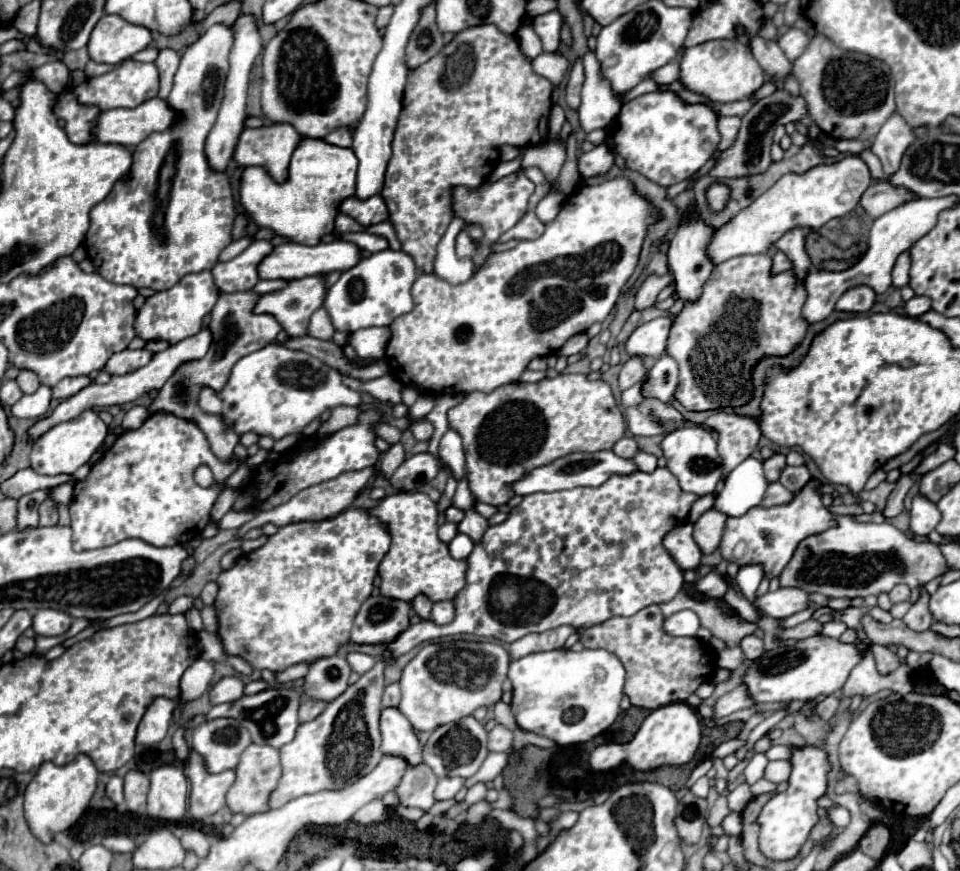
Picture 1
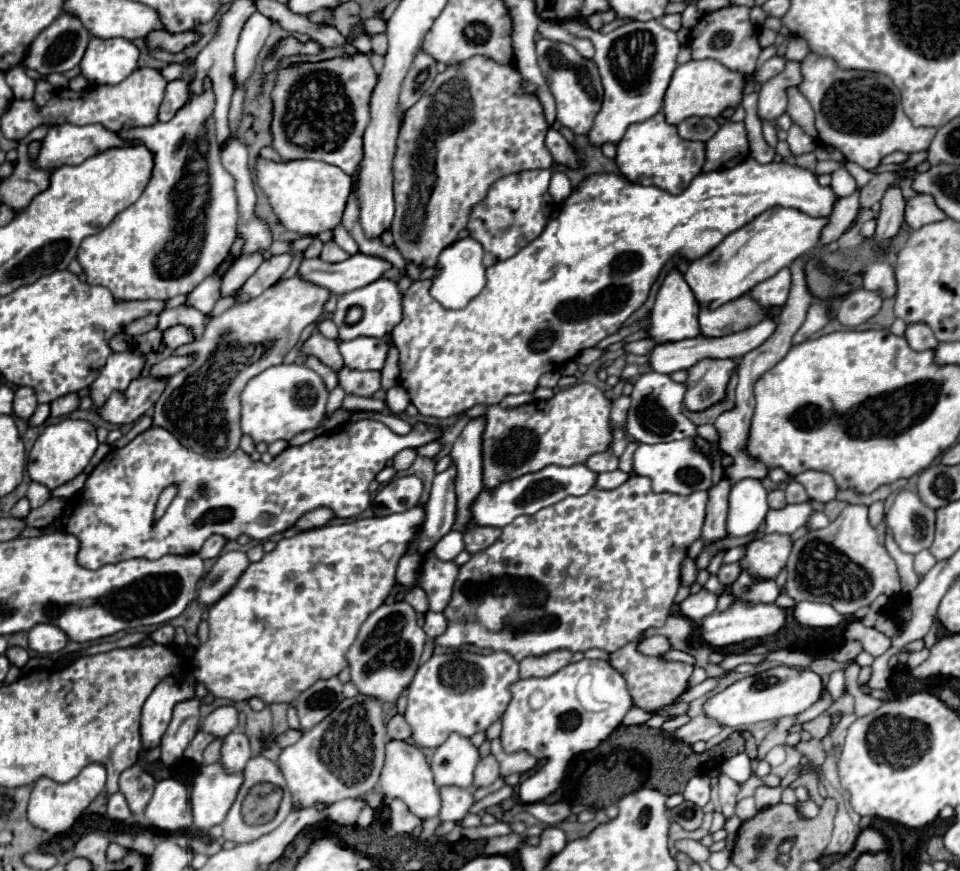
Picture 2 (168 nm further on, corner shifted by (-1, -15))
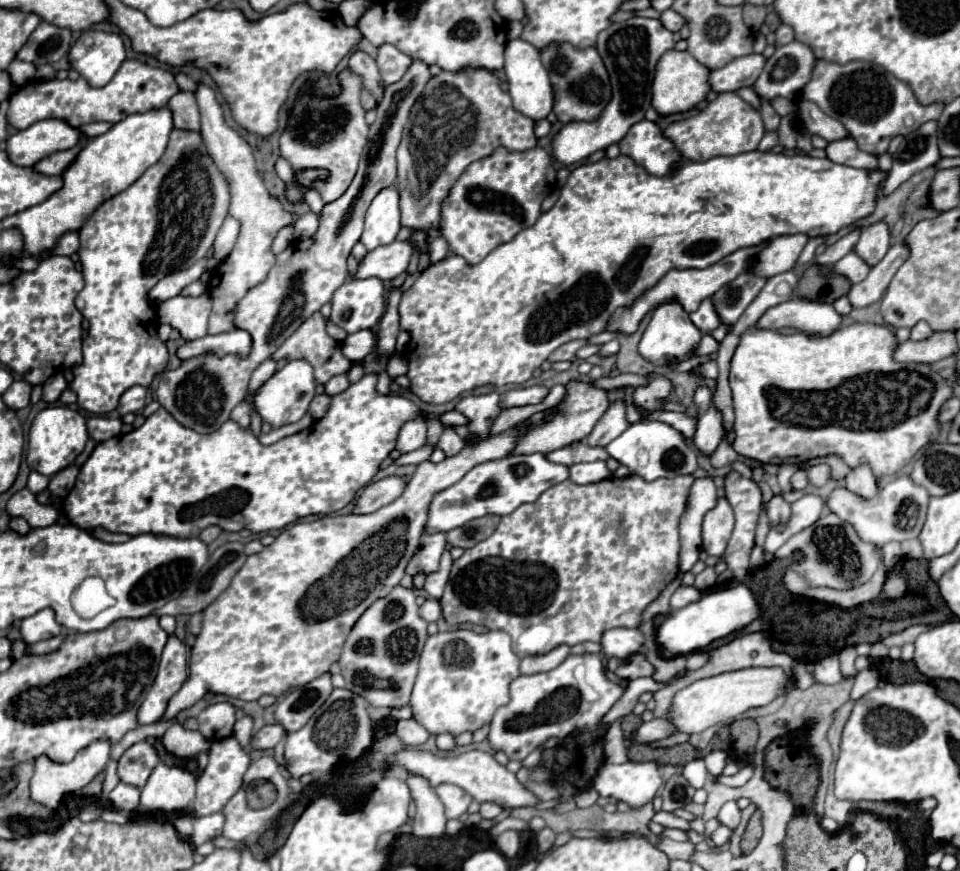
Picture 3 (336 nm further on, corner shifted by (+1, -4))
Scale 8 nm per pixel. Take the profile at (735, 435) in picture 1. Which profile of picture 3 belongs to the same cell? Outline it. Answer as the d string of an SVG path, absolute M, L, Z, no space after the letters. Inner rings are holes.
M718 499L716 509L708 511L702 525L702 549L708 555L722 557L728 545L728 537L732 535L734 513L726 499Z

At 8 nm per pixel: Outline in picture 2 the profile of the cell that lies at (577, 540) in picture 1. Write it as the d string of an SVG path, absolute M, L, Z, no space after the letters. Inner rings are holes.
M630 476L630 480L626 480L622 486L614 488L614 490L598 490L592 488L586 496L568 496L566 500L560 500L558 504L552 504L548 508L542 508L542 512L536 512L534 516L518 516L514 522L510 522L508 526L502 528L502 536L486 550L476 552L468 564L464 564L458 572L456 584L454 584L454 594L452 600L448 604L448 608L444 610L444 616L448 618L448 630L434 638L436 646L444 646L444 648L458 648L462 644L474 644L478 648L492 648L492 650L502 650L512 654L514 660L522 660L526 656L542 656L548 654L552 650L560 650L566 648L570 652L586 652L588 648L600 648L606 652L614 652L618 648L622 648L624 644L628 644L630 640L640 638L650 626L664 626L666 618L670 616L670 608L674 604L676 592L680 588L680 564L686 558L686 550L688 546L700 538L702 534L702 524L704 524L704 508L708 502L708 492L694 492L694 496L674 496L670 492L660 492L656 494L652 490L652 484L646 476ZM506 594L516 594L520 600L520 608L514 616L508 618L510 628L502 630L502 632L490 632L486 630L474 616L474 608L476 604L486 596L506 596Z

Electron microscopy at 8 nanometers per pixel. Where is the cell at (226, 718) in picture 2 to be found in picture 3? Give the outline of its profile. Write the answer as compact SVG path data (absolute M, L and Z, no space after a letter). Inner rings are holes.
M214 703L210 707L206 707L200 715L200 733L210 739L224 739L228 735L232 735L236 717L234 717L234 707L230 703Z

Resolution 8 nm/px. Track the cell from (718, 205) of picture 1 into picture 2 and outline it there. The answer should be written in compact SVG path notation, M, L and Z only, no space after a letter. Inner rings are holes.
M746 158L742 164L736 164L734 168L728 168L728 170L714 170L714 172L702 172L698 174L692 184L678 196L672 196L660 188L654 188L654 186L642 186L642 184L636 184L636 182L630 182L626 178L620 178L616 174L596 174L596 176L590 176L586 178L564 202L564 208L562 212L558 214L556 220L550 220L548 226L544 228L544 232L532 240L526 248L522 248L516 256L508 258L508 260L502 260L494 266L490 266L486 270L486 286L484 290L472 298L468 302L466 308L462 310L446 310L442 308L428 292L430 288L430 280L416 280L412 282L412 286L404 292L404 318L402 322L392 330L392 344L398 348L398 354L400 354L400 360L398 360L398 366L400 366L400 386L406 388L406 392L410 394L410 400L412 404L418 408L418 412L422 416L434 416L434 418L450 418L450 416L456 416L456 414L462 414L464 410L476 406L476 404L484 404L484 406L490 406L490 404L500 404L506 396L512 396L512 394L520 394L520 392L534 392L536 386L538 386L538 378L546 372L552 372L552 370L560 370L566 362L574 360L582 350L586 348L592 348L596 346L600 340L604 340L606 336L614 334L628 318L634 310L638 310L644 300L648 298L648 292L650 292L650 286L652 282L656 280L656 276L660 274L664 262L668 258L672 258L674 254L682 254L686 256L688 260L696 260L700 256L704 256L706 252L710 252L714 246L718 246L730 232L742 228L744 224L748 224L750 220L754 220L758 214L762 214L764 210L768 208L774 208L774 206L786 206L786 208L796 208L800 212L808 212L808 216L830 216L832 214L832 206L834 206L834 192L830 186L820 186L818 180L816 180L816 174L812 174L810 170L806 168L800 168L800 166L790 166L786 162L770 162L770 164L760 164L756 162L754 158Z

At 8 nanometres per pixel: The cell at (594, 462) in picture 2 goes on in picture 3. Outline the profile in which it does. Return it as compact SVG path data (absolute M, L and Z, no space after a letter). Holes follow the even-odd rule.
M574 441L562 449L550 451L544 455L548 461L560 463L560 465L574 465L574 463L582 463L582 461L606 461L608 455L604 453L602 447L590 447L586 441Z

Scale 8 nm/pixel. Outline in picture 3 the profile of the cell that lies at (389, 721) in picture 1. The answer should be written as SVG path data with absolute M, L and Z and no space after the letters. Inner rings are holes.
M412 777L406 779L412 799L416 803L416 817L412 819L412 833L416 837L442 837L446 835L446 815L440 799L436 797L436 791L424 781L424 777Z

